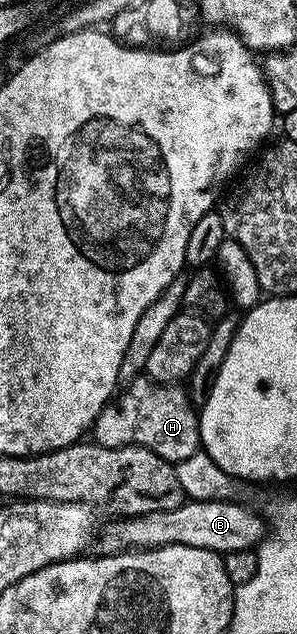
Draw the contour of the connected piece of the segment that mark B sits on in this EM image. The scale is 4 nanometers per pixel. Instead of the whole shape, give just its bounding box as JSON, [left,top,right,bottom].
[96,499,268,555]

